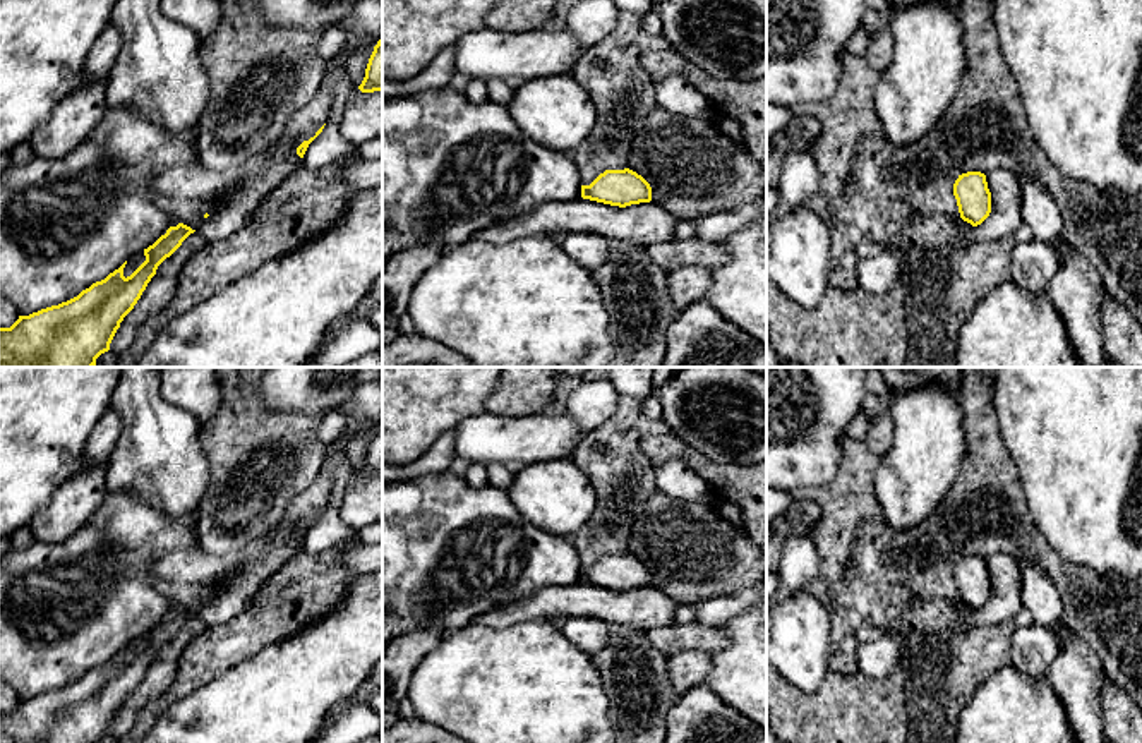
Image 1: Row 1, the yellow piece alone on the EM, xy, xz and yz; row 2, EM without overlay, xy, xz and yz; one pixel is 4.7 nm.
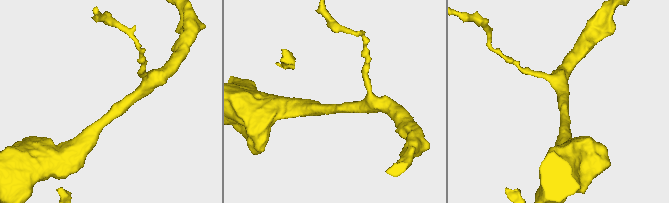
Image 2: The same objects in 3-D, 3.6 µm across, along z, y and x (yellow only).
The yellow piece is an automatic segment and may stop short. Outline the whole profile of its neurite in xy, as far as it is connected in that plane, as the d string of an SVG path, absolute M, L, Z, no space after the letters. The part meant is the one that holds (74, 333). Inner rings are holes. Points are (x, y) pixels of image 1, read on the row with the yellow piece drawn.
M183 223L170 227L165 235L144 249L146 261L130 276L123 276L125 261L77 297L29 316L19 316L10 328L0 328L0 367L94 367L96 359L110 350L120 323L134 309L158 266L194 232Z

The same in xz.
M629 168L605 170L590 185L581 185L581 197L626 208L650 202L652 187L641 175Z

